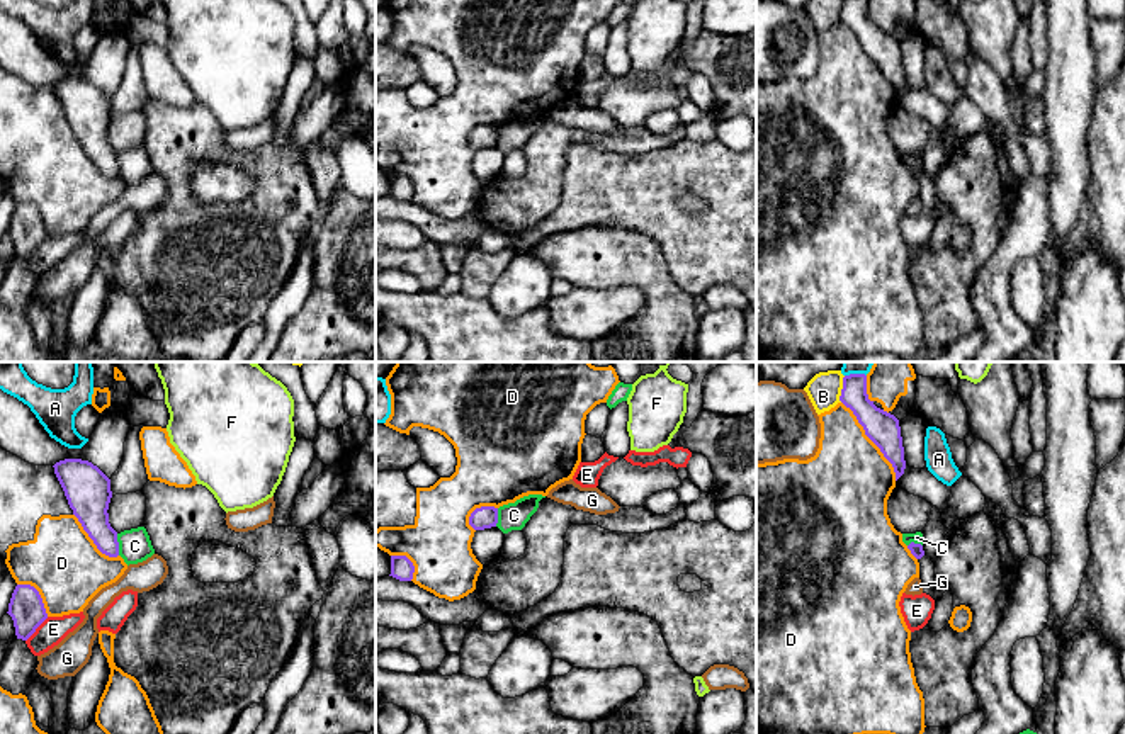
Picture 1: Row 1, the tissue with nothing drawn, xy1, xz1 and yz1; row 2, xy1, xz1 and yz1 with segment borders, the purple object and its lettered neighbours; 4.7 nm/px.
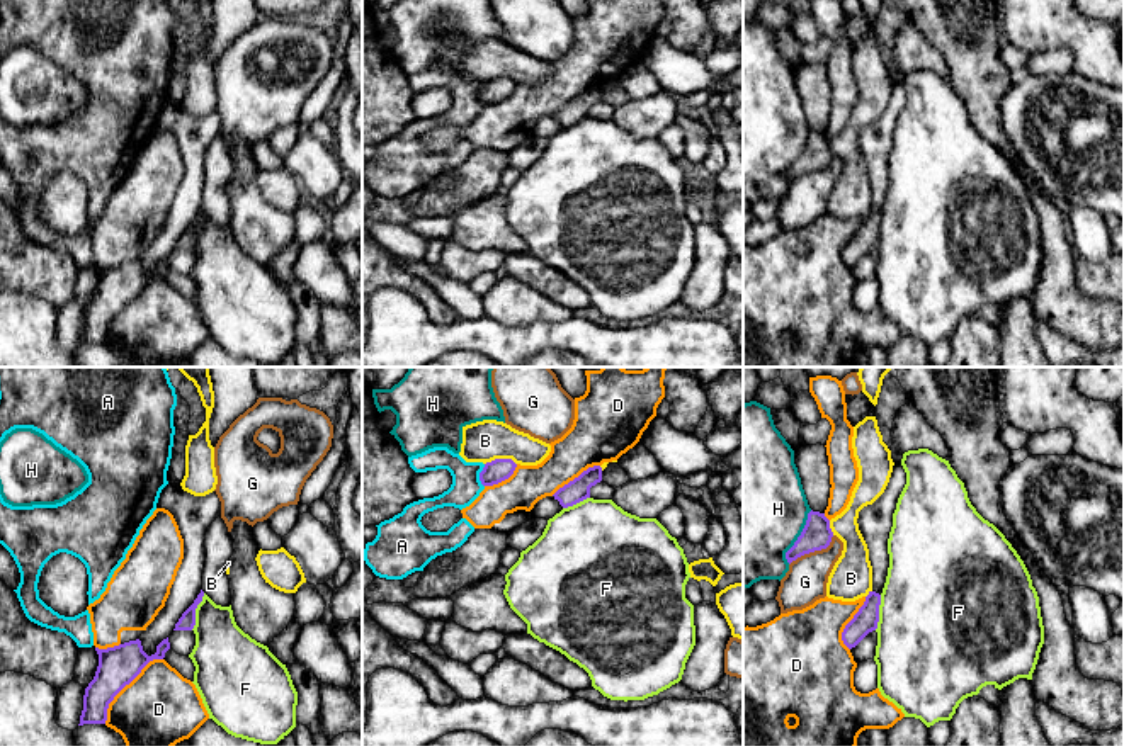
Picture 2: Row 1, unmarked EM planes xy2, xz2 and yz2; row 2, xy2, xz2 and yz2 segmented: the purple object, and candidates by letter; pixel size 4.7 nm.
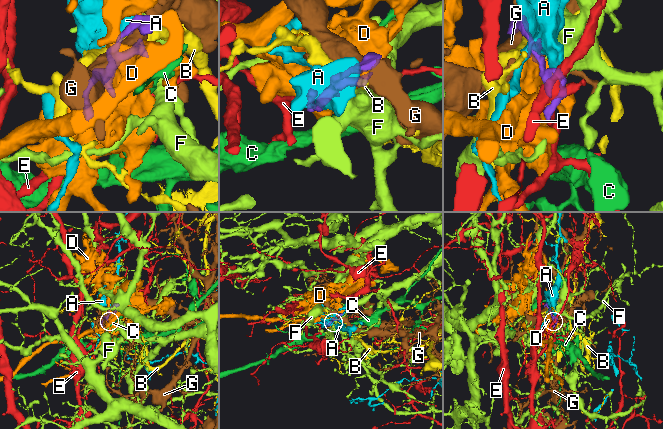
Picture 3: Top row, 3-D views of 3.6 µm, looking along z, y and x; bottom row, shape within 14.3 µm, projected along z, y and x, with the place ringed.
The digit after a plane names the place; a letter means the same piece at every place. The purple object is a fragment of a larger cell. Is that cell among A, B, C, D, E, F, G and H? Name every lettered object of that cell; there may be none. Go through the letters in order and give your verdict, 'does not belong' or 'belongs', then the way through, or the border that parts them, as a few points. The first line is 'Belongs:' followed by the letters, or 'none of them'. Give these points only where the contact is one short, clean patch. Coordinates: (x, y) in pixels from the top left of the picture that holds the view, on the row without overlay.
Belongs: none of them
A: does not belong
B: does not belong
C: does not belong
D: does not belong
E: does not belong; border xy1 (48, 237), (26, 260)
F: does not belong; border xy2 (204, 213), (196, 228), (196, 243), (191, 248)
G: does not belong; border yz2 (834, 155), (825, 167), (805, 172), (789, 184)
H: does not belong

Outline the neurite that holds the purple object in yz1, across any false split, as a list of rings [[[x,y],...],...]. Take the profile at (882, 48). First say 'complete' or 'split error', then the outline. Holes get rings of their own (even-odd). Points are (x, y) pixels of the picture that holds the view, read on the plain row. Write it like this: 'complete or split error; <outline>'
complete; [[[843,0],[840,20],[853,31],[865,54],[892,83],[897,100],[906,88],[899,39],[868,19],[867,0]]]

